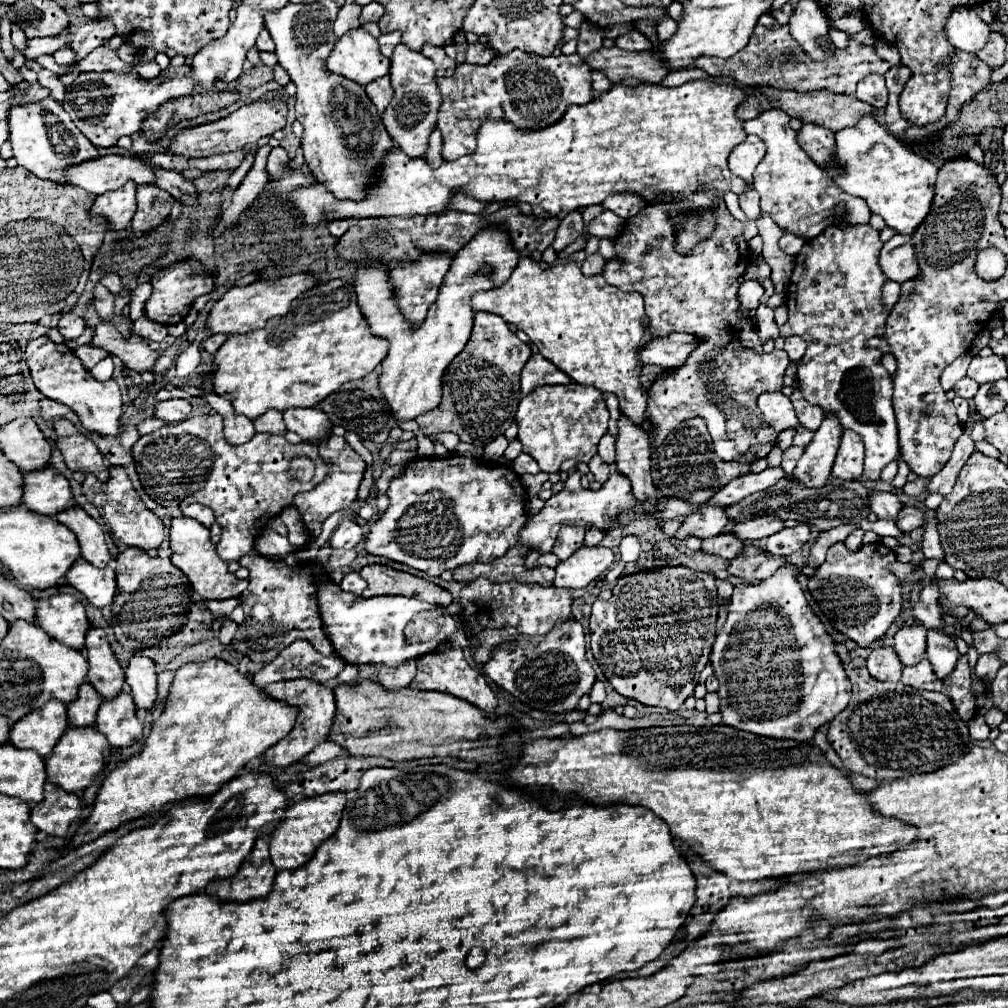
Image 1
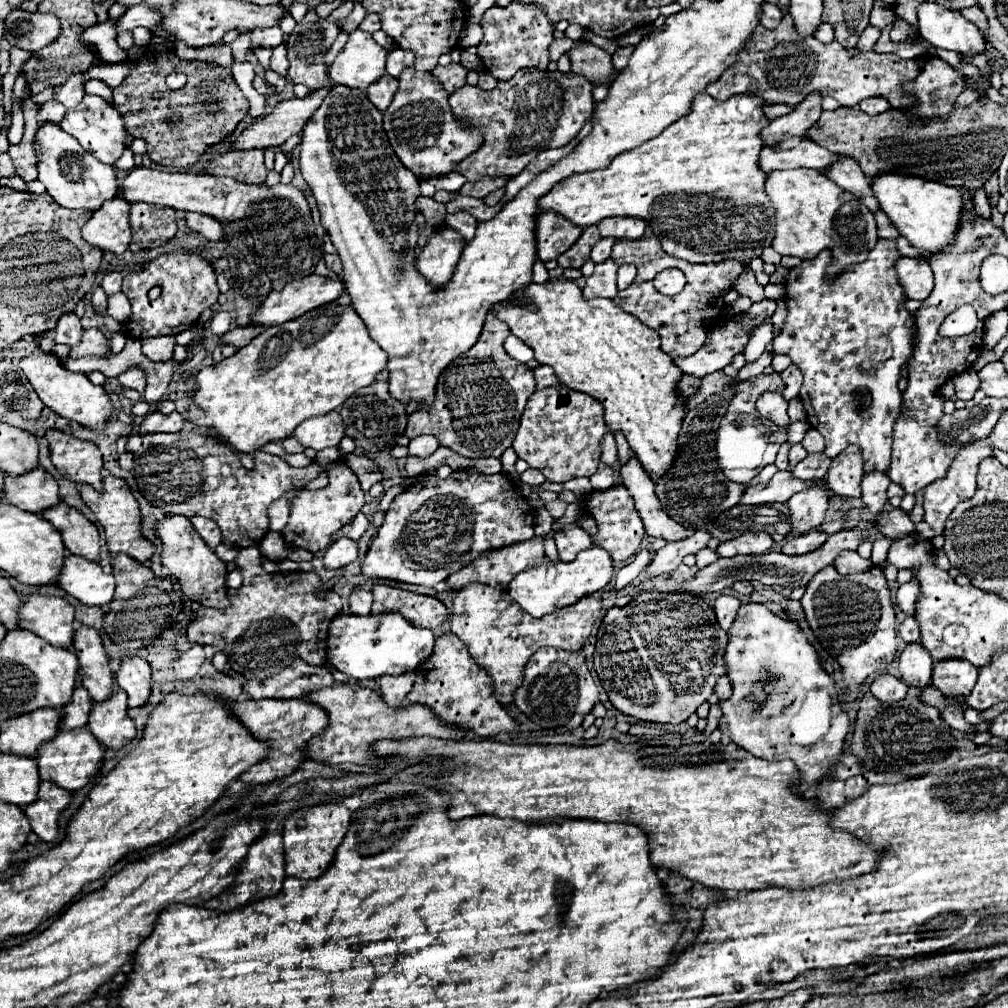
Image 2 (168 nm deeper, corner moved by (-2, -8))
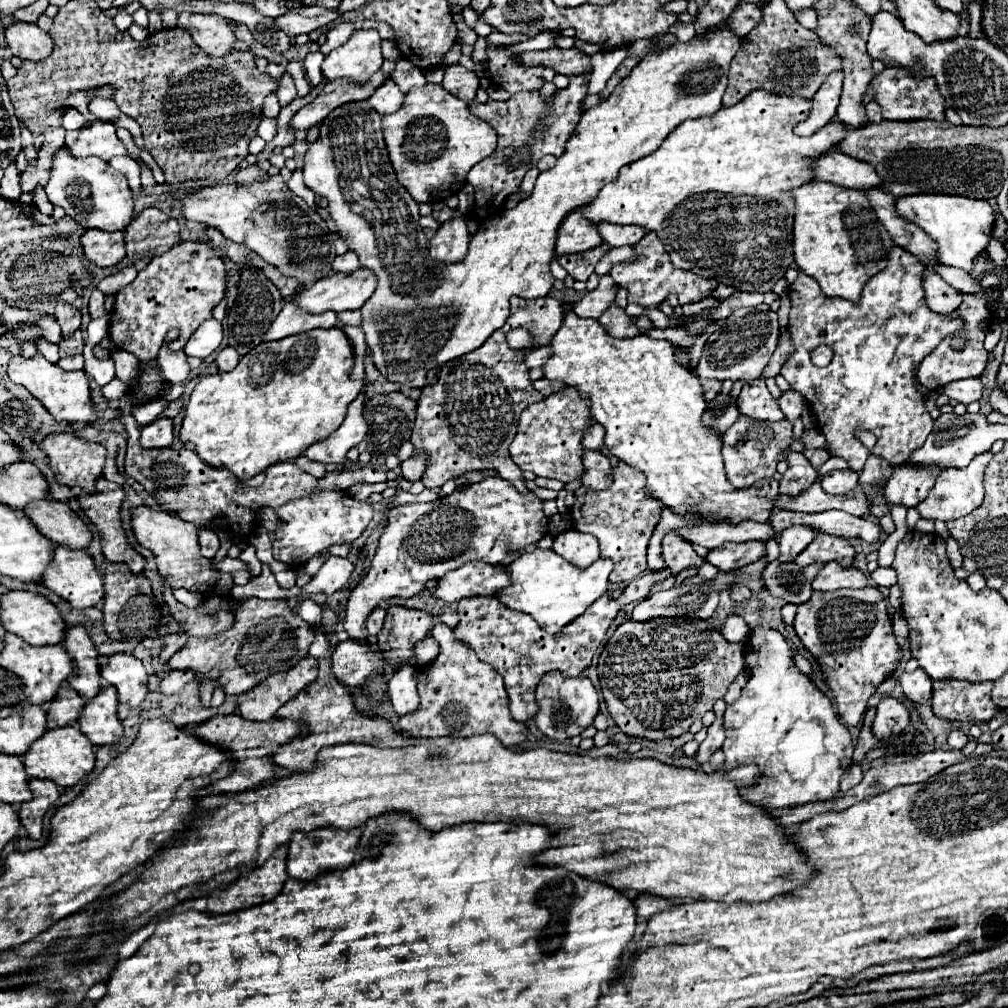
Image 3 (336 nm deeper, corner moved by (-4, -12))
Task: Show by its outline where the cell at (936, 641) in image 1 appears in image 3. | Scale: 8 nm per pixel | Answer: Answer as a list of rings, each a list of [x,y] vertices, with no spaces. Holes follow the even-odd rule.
[[[935,680],[933,712],[935,716],[961,722],[987,722],[999,710],[991,702],[991,682]]]

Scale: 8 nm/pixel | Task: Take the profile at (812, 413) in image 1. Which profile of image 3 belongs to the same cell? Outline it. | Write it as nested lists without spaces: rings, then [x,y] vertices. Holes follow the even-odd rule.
[[[815,448],[815,450],[805,450],[803,452],[805,456],[807,456],[807,460],[813,464],[813,468],[817,468],[817,466],[821,466],[825,460],[829,460],[829,452],[827,450],[823,450],[823,448]]]

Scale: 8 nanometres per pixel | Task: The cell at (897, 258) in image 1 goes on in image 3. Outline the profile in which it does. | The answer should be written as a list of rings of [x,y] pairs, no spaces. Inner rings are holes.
[[[927,272],[923,278],[925,302],[937,314],[951,314],[953,308],[961,304],[961,296],[955,288],[951,288],[939,274]]]

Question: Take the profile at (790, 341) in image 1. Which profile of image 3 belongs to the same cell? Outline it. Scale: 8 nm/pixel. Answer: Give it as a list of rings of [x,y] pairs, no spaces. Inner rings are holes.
[[[787,390],[779,398],[779,406],[781,406],[783,414],[787,416],[787,420],[793,422],[795,418],[801,416],[801,412],[805,408],[805,398],[799,392],[795,392],[795,390]]]

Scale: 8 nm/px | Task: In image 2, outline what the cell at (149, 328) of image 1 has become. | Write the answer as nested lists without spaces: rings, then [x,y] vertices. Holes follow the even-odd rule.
[[[159,336],[159,338],[145,338],[141,340],[143,354],[153,362],[167,362],[173,358],[175,336]]]

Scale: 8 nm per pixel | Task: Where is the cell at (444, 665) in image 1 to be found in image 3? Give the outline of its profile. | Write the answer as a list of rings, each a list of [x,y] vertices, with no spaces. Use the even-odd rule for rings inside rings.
[[[437,622],[431,636],[439,644],[439,656],[425,668],[419,668],[419,708],[399,718],[397,730],[409,736],[473,736],[491,732],[505,746],[521,744],[527,736],[527,728],[515,722],[509,706],[503,678],[489,664],[481,662],[477,654],[461,640],[453,636],[453,628]]]

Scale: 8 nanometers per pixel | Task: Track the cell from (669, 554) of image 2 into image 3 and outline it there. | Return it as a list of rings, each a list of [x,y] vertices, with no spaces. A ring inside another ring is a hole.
[[[665,566],[661,570],[649,570],[641,576],[637,576],[617,600],[613,600],[609,594],[601,596],[591,604],[577,620],[569,622],[559,634],[549,634],[543,628],[537,626],[537,622],[527,616],[525,612],[517,612],[511,608],[505,608],[495,596],[471,596],[463,598],[457,604],[459,624],[455,626],[455,636],[469,644],[479,660],[491,664],[505,680],[505,690],[509,696],[509,710],[511,716],[517,722],[531,720],[537,714],[535,704],[535,684],[539,678],[549,670],[561,670],[567,672],[567,676],[579,676],[583,668],[591,664],[591,658],[601,644],[611,620],[617,616],[617,612],[631,600],[643,600],[651,594],[651,588],[659,582],[671,576],[671,570]]]

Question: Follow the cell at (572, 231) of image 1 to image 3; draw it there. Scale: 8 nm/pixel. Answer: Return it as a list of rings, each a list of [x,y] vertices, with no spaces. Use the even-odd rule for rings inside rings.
[[[599,244],[597,248],[591,248],[587,252],[581,252],[581,254],[565,254],[565,256],[559,256],[557,262],[567,270],[569,276],[573,276],[575,280],[587,280],[591,274],[593,274],[593,268],[597,264],[597,260],[609,250],[609,244]]]

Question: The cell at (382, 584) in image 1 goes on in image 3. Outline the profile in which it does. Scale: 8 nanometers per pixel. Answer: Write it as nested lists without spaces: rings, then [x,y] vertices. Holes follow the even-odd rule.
[[[389,606],[383,628],[377,636],[377,644],[385,644],[385,652],[389,652],[389,664],[393,668],[413,664],[413,660],[409,660],[409,644],[423,640],[435,622],[437,616],[425,610]]]

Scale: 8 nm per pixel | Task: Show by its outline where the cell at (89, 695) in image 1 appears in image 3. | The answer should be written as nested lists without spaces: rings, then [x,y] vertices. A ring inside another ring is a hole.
[[[65,686],[61,692],[57,692],[57,700],[47,710],[49,716],[49,728],[61,728],[61,726],[71,726],[77,724],[81,712],[83,712],[85,700],[73,692],[73,688]]]

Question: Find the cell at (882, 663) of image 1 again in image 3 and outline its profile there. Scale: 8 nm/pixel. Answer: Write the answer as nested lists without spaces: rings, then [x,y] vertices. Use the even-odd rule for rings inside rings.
[[[883,696],[877,704],[877,718],[873,722],[873,734],[885,740],[895,732],[905,730],[907,724],[909,724],[909,710],[905,708],[905,704],[893,696]]]

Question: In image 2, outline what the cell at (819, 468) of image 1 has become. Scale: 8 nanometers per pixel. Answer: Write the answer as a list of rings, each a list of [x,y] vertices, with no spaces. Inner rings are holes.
[[[817,484],[803,492],[797,492],[789,502],[789,524],[791,534],[805,534],[823,524],[827,512],[827,492],[825,486]]]

